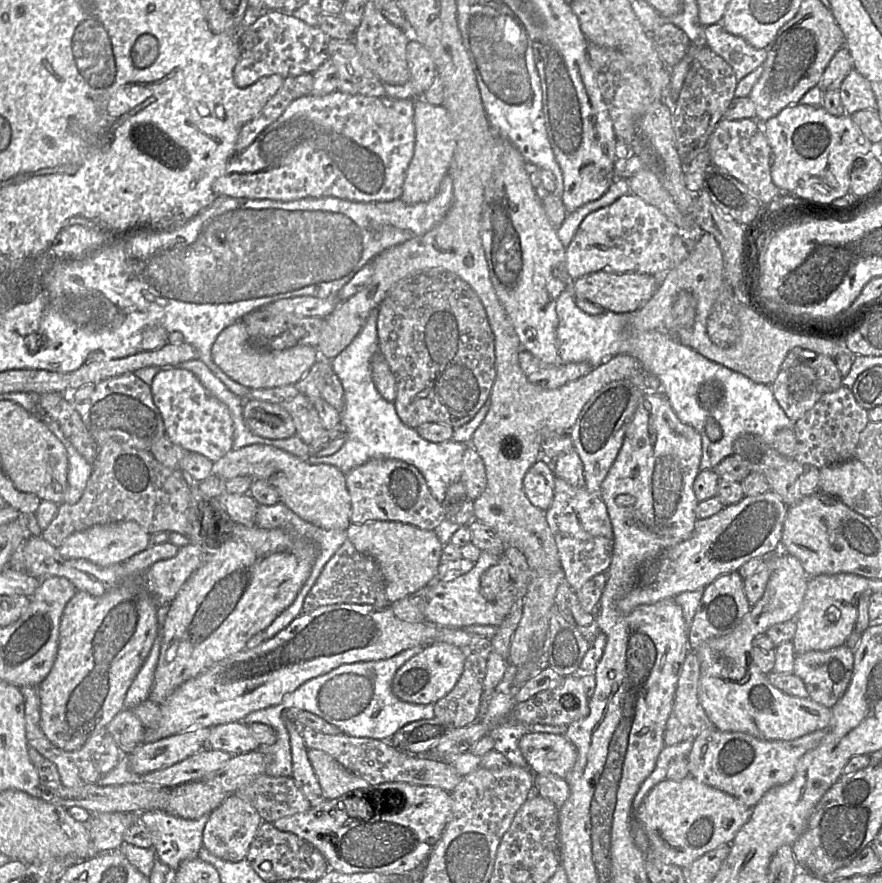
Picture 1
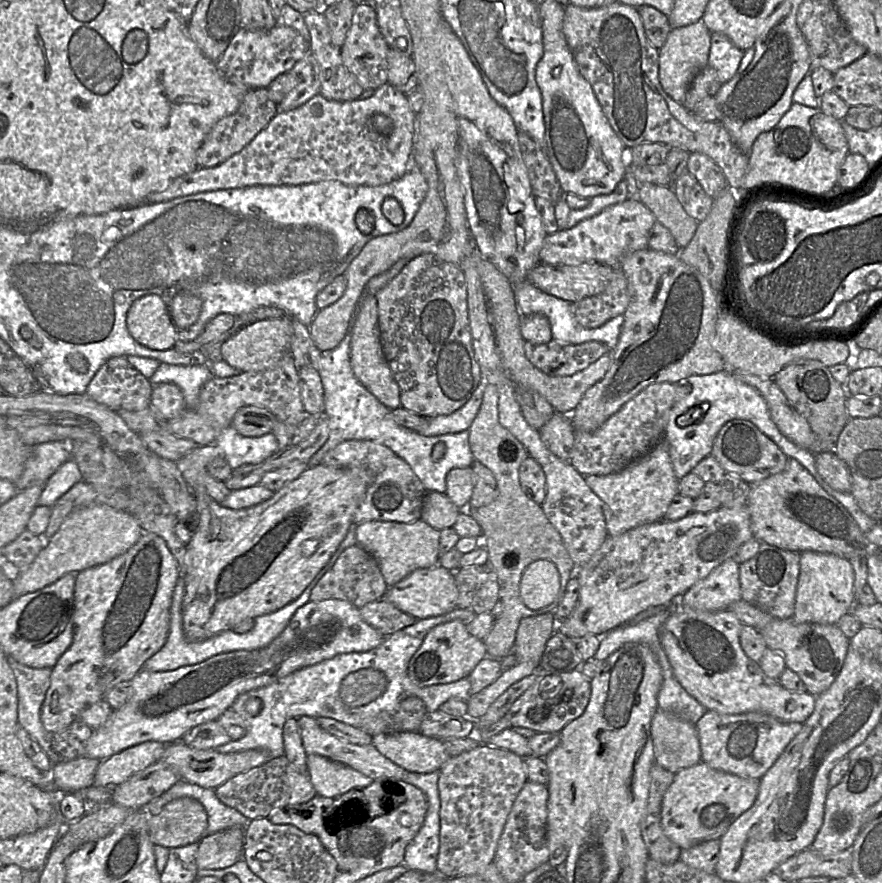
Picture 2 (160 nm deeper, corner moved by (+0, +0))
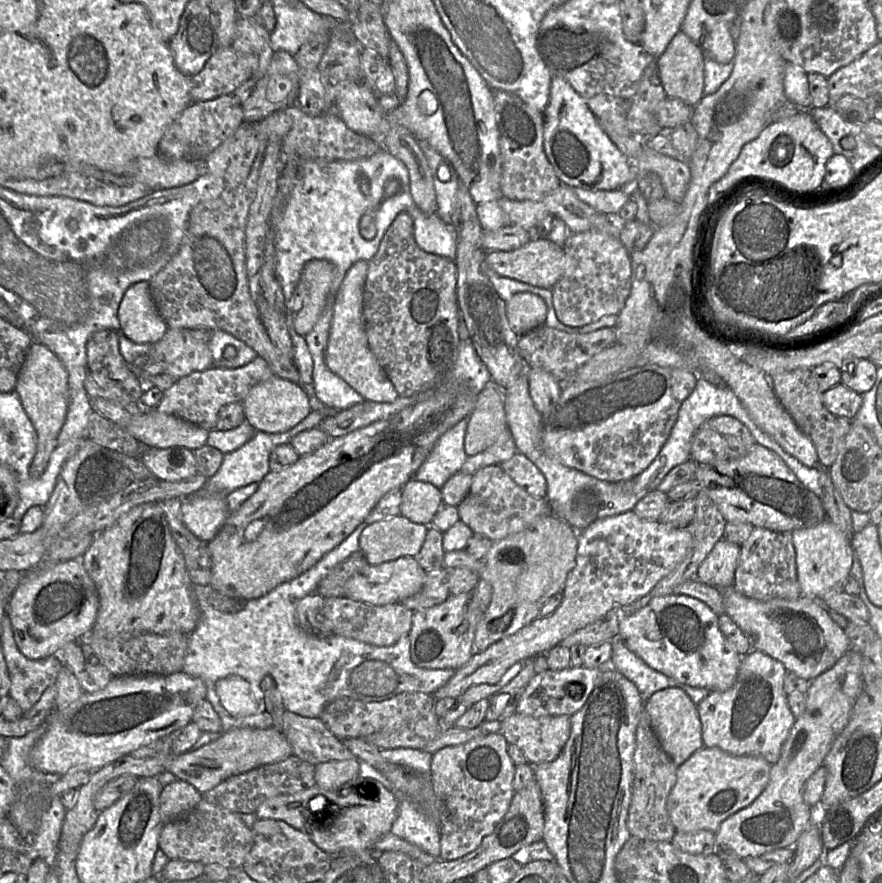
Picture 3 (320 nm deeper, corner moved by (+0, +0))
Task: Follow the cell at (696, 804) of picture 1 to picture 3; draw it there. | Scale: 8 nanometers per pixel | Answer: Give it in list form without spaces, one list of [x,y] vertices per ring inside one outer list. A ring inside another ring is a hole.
[[[718,747],[695,751],[678,766],[676,781],[667,798],[667,811],[676,831],[716,832],[721,822],[749,806],[765,789],[771,764],[761,756],[735,756]]]

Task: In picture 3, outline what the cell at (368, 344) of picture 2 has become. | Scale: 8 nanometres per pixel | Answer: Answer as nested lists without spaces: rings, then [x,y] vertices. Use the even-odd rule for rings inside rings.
[[[359,260],[346,272],[333,297],[333,315],[329,337],[325,348],[325,363],[365,400],[391,403],[399,394],[371,351],[363,319],[363,294],[368,273],[368,262]]]

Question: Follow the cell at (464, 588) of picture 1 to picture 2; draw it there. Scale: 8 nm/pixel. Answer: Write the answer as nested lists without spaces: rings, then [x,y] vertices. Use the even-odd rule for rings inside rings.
[[[439,564],[416,569],[394,586],[389,587],[384,597],[416,619],[443,615],[455,610],[458,606],[459,592],[454,574],[454,571],[447,570]]]

